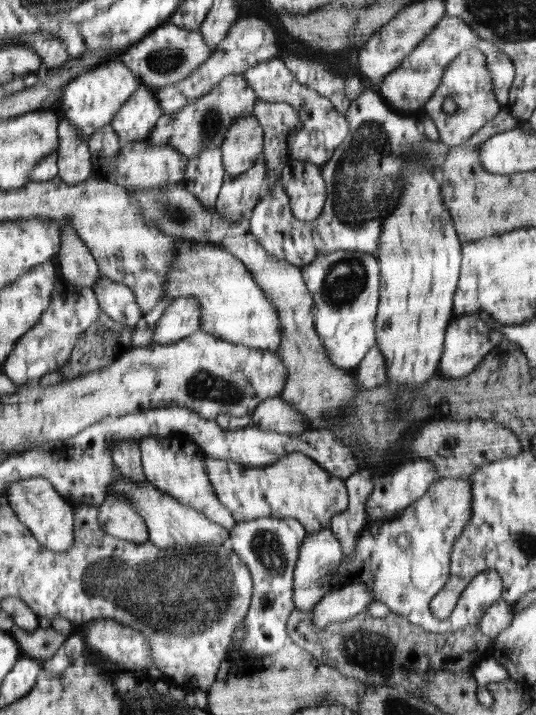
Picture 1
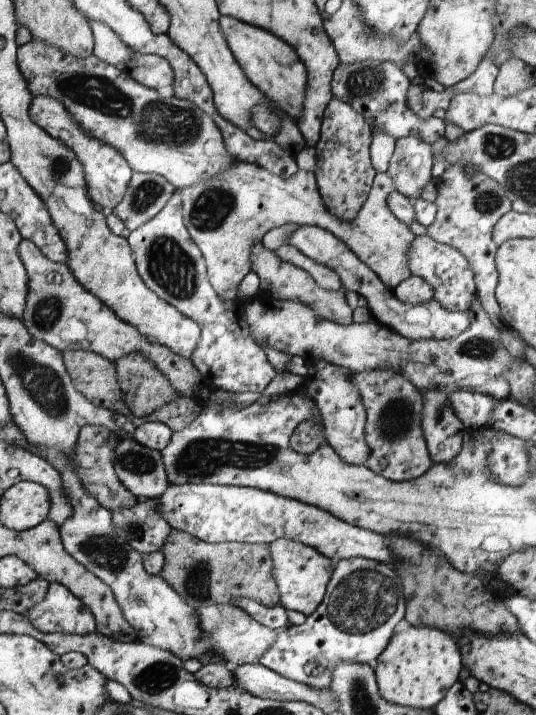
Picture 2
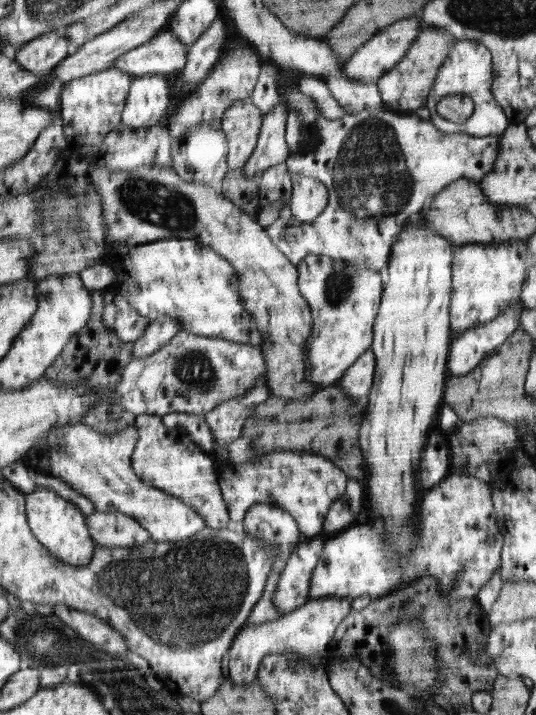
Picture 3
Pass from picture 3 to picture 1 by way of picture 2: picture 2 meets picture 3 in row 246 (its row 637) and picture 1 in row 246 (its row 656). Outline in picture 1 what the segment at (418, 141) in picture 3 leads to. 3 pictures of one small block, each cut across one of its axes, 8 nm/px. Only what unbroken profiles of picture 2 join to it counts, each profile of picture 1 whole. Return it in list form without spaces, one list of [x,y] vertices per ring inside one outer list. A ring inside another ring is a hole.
[[[364,87],[364,92],[349,104],[345,117],[351,126],[351,134],[335,150],[331,160],[320,165],[327,183],[327,202],[319,218],[308,223],[294,218],[281,174],[273,190],[261,195],[249,216],[250,230],[268,256],[288,261],[301,269],[317,257],[342,250],[366,252],[377,257],[384,221],[395,211],[401,195],[401,162],[422,159],[442,169],[447,145],[440,139],[428,140],[412,117],[404,118],[388,108],[384,110],[382,99],[380,94],[378,96]]]

